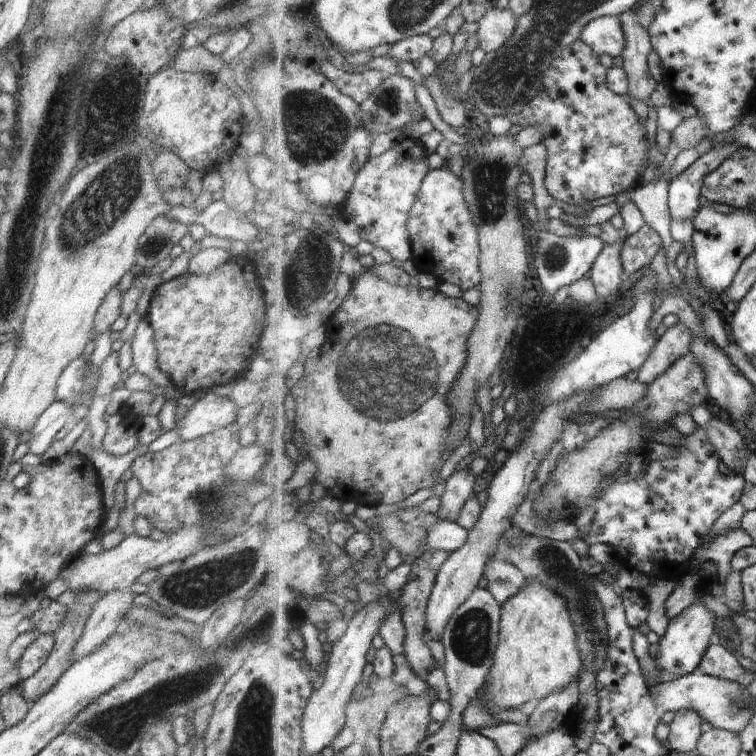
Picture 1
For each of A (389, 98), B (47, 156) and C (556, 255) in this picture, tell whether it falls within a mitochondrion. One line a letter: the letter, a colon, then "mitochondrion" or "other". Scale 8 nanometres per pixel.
A: mitochondrion
B: mitochondrion
C: mitochondrion

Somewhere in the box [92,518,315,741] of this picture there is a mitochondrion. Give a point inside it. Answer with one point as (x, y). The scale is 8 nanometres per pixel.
(207, 582)

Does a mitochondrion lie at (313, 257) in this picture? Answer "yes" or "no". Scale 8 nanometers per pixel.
yes

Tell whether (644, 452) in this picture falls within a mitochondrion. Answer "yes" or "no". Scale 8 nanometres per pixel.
no

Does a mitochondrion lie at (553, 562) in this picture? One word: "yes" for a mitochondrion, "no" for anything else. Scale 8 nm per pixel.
yes

